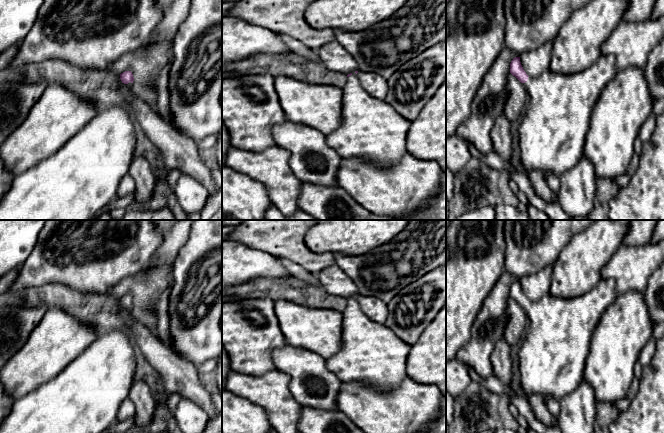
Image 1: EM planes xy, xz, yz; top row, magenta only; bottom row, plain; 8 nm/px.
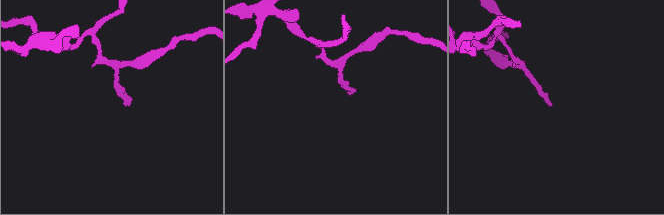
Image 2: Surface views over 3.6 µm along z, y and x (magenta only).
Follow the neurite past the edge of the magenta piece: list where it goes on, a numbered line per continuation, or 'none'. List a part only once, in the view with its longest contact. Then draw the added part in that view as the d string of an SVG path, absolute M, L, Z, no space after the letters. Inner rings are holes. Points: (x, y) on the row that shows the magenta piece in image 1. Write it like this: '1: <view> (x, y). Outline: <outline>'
1: yz (552, 130). Outline: M601 55L590 67L576 74L560 74L547 69L537 79L528 77L528 80L523 83L528 91L528 99L518 125L521 153L519 165L522 172L537 170L545 178L547 174L554 174L560 178L579 162L584 155L585 138L592 121L592 110L605 87L617 74L615 56Z

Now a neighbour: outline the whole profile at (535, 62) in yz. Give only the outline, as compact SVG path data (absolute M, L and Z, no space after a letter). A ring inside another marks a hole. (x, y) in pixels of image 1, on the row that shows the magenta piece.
M550 41L520 55L521 65L529 77L537 79L548 69L551 61L552 47L553 43Z

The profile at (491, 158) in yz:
M469 143L469 149L471 152L471 158L477 158L494 169L498 169L498 170L509 169L507 161L502 157L500 157L494 149L491 149L487 153L481 153L471 143Z

